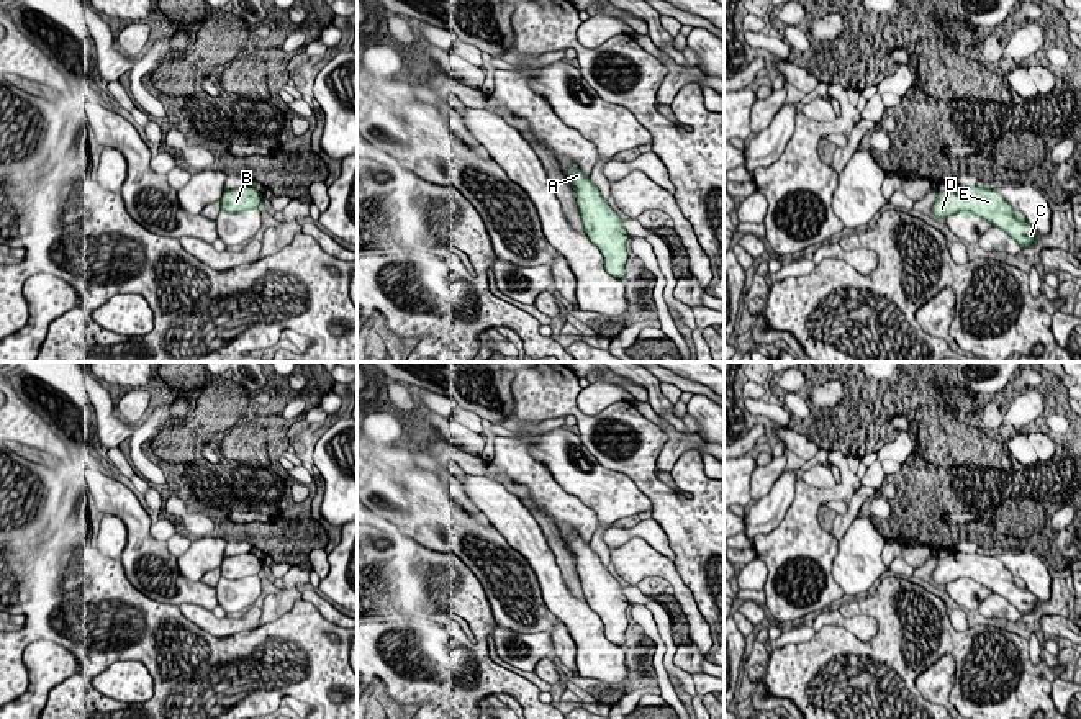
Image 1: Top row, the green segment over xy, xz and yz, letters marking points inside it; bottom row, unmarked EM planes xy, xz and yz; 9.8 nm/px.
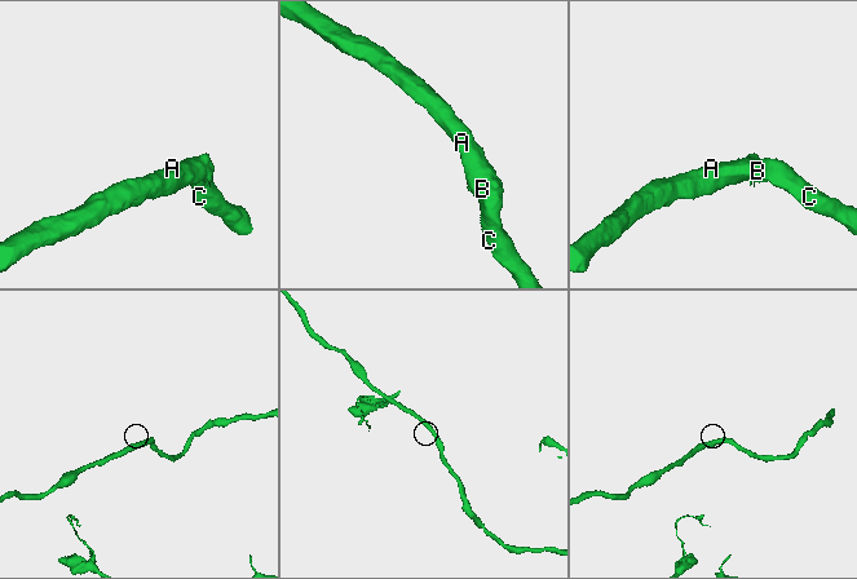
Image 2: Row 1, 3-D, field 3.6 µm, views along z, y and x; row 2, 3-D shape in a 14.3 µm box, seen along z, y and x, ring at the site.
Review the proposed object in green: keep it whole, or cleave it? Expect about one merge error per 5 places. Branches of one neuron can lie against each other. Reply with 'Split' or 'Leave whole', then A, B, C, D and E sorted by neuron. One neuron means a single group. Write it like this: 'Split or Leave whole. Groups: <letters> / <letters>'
Leave whole. Groups: A B C D E

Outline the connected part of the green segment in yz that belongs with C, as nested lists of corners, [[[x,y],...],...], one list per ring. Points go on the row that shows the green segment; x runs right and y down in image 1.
[[[955,183],[948,190],[937,193],[932,205],[934,216],[947,218],[958,211],[961,218],[984,218],[993,226],[1006,231],[1020,247],[1034,246],[1040,234],[1020,211],[1014,210],[999,192],[991,188],[965,188]]]

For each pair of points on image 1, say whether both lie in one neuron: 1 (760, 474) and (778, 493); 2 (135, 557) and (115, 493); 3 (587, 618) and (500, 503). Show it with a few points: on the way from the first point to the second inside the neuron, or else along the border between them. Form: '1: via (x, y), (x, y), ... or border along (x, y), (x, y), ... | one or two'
1: border along (783, 469), (773, 487), (754, 501) | two
2: via (136, 541), (136, 520), (128, 510) | one
3: via (557, 593), (541, 557), (523, 533) | one

